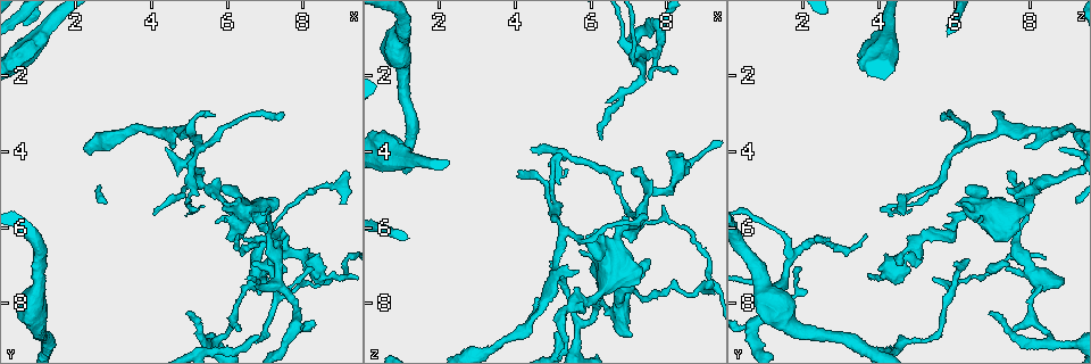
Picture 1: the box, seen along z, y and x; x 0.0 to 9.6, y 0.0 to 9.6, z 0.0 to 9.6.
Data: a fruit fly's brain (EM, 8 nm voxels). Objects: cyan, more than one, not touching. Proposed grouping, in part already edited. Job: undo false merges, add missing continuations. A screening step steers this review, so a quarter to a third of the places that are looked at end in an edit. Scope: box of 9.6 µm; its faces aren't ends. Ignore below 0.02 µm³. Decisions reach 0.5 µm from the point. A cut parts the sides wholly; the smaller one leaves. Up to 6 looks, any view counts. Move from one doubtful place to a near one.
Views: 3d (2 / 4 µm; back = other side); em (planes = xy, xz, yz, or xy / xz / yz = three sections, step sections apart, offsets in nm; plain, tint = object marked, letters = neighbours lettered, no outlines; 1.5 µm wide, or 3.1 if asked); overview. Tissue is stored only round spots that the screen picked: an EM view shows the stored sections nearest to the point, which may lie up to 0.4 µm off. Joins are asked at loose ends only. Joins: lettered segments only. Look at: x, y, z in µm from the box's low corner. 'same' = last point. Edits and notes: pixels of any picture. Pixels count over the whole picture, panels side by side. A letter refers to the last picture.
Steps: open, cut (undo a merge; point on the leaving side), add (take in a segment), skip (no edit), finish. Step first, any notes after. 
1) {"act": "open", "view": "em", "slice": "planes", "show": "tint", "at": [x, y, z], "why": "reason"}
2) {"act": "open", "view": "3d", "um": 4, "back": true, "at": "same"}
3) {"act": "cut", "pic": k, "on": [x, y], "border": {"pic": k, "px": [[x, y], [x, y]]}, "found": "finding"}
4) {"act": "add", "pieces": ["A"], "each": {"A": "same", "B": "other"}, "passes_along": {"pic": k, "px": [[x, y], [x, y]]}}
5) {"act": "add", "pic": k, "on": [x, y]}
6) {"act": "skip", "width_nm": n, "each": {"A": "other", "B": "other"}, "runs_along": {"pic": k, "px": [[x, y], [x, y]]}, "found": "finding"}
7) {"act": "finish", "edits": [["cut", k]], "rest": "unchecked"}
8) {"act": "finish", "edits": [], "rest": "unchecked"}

{"act": "open", "view": "em", "slice": "planes", "show": "letters", "at": [7.55, 7.15, 6.85], "why": "branch stops here"}

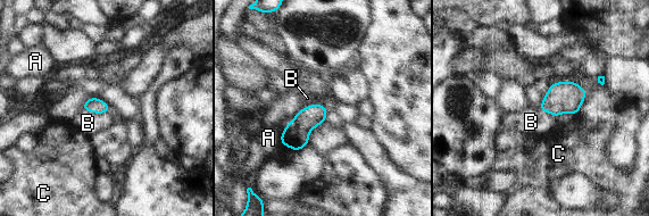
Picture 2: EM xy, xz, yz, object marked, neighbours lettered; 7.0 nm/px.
{"act": "skip", "each": {"A": "other", "B": "other", "C": "other"}, "found": "no lettered segment goes on from it"}

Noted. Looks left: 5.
{"act": "open", "view": "3d", "um": 2, "at": [4.85, 8.25, 6.90]}

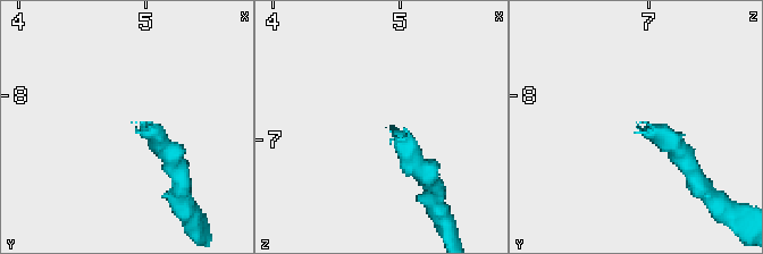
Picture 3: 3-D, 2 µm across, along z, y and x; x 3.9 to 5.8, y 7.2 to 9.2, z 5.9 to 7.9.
{"act": "open", "view": "em", "slice": "yz", "step": 8, "show": "letters", "at": [4.92, 8.30, 6.90], "why": "shape alone is not enough"}

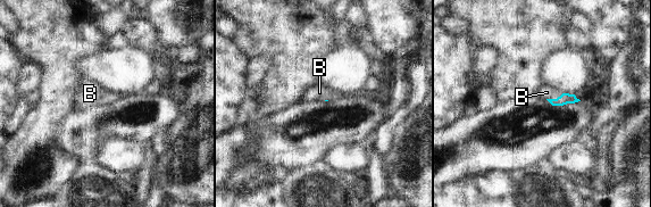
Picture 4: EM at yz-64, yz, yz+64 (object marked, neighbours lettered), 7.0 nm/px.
{"act": "add", "pieces": ["B"], "longest_contact_nm": ["B", 130], "each": {"B": "same"}, "found": "it goes on there"}

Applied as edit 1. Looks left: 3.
{"act": "open", "view": "overview"}

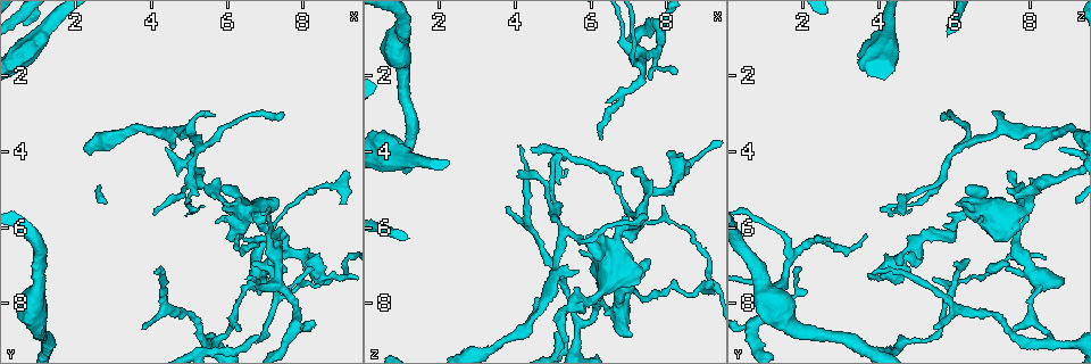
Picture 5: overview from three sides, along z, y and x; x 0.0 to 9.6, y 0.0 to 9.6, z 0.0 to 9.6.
{"act": "open", "view": "em", "slice": "yz", "step": 4, "show": "tint", "at": [7.50, 3.00, 5.70]}

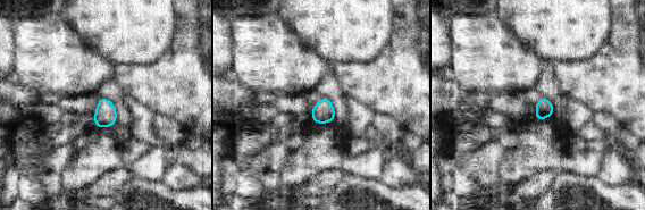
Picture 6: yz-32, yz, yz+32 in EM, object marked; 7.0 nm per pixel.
{"act": "open", "view": "em", "slice": "planes", "show": "letters", "at": "same", "why": "cut it another way"}

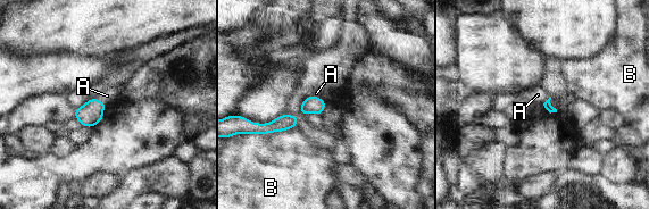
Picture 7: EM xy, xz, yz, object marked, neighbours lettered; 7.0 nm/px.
{"act": "add", "pieces": ["A"], "each": {"A": "same", "B": "other"}, "passes_along": {"pic": 7, "px": [[91, 113], [99, 100], [107, 95]]}, "found": "it goes on there"}

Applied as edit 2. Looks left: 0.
{"act": "finish", "edits": [["add", 4], ["add", 7]], "rest": "unchecked"}

